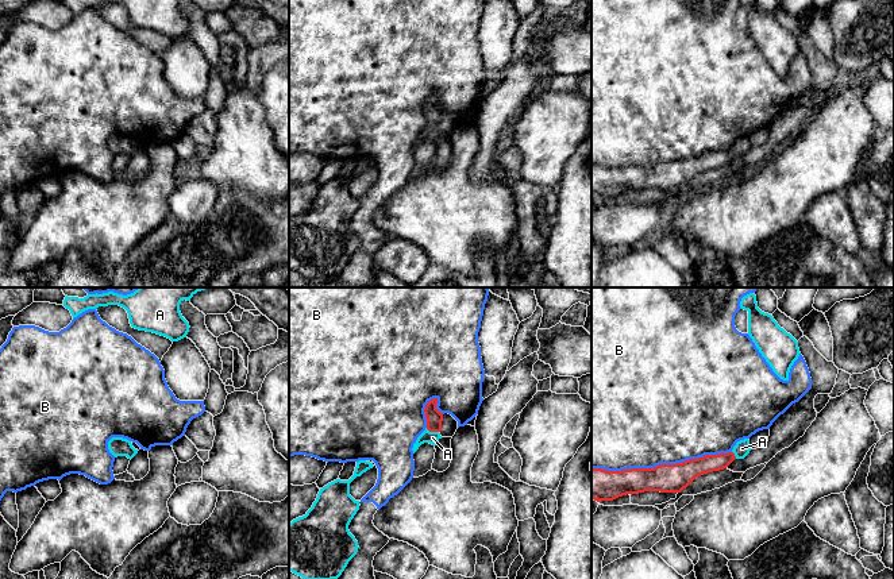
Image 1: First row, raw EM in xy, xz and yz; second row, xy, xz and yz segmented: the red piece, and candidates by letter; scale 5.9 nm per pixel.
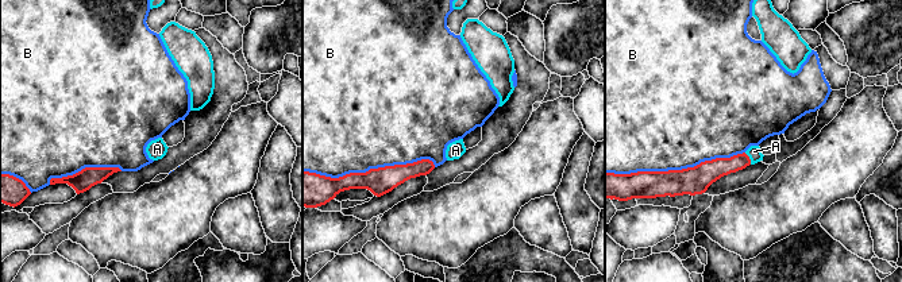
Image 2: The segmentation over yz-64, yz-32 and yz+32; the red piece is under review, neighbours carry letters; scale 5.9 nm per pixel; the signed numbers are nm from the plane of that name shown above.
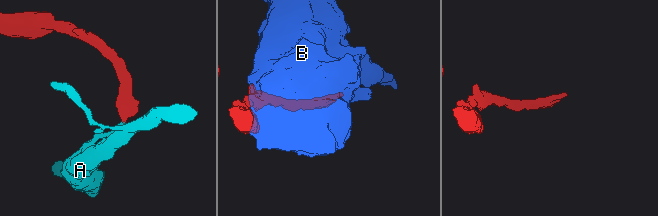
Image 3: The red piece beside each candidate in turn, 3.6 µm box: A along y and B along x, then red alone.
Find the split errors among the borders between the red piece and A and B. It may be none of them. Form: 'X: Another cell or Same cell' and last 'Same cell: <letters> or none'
A: Same cell
B: Another cell
Same cell: A

